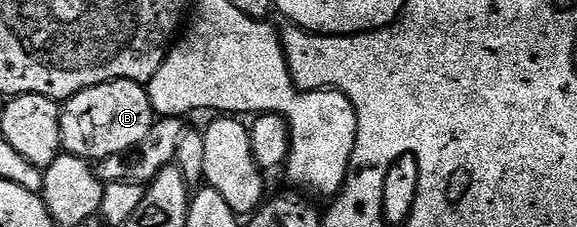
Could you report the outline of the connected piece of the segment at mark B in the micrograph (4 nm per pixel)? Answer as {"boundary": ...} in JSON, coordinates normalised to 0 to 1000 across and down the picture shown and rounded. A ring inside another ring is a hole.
{"boundary":[[[185,357],[156,383],[109,449],[104,489],[104,630],[113,674],[127,674],[154,718],[241,661],[267,529],[256,396],[241,357]]]}

